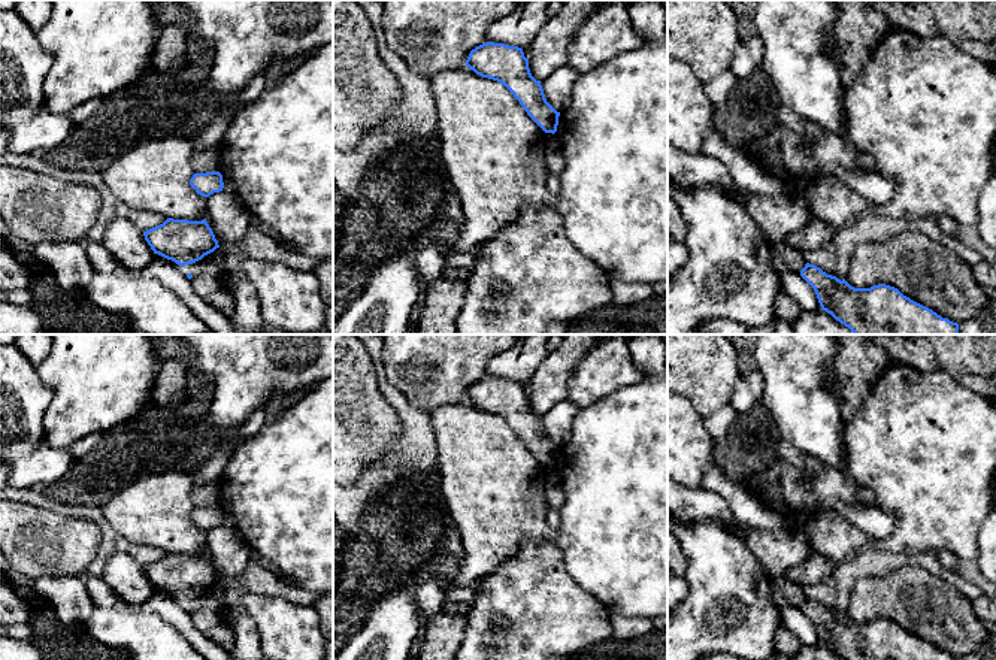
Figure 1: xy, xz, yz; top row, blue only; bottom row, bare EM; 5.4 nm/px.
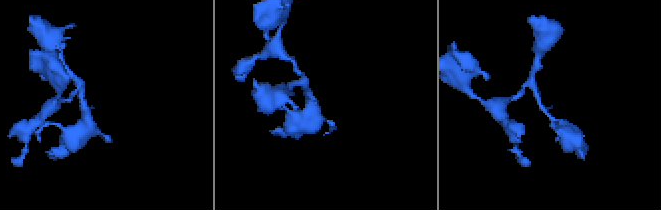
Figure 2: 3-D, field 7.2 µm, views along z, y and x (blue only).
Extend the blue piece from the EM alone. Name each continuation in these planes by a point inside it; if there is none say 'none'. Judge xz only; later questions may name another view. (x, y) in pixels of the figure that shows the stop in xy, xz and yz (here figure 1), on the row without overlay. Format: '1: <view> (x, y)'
none

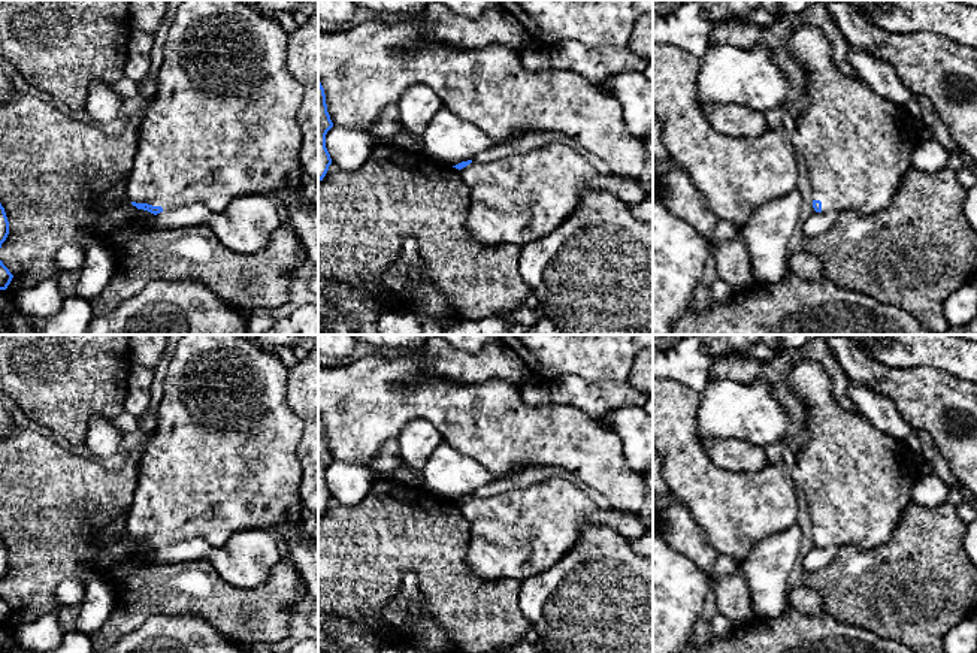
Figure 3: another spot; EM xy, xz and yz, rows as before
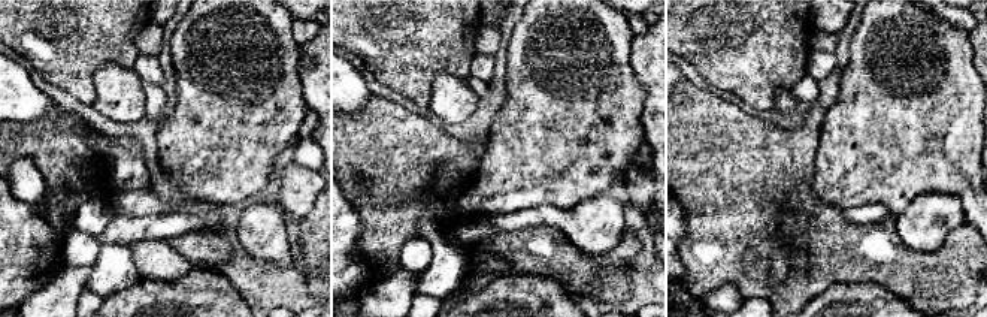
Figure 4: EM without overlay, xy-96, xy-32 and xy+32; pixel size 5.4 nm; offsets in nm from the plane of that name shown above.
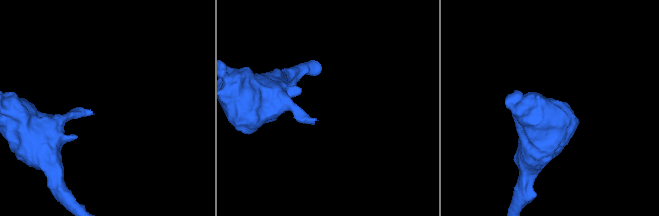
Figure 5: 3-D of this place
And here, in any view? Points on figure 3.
1: xy (223, 459)

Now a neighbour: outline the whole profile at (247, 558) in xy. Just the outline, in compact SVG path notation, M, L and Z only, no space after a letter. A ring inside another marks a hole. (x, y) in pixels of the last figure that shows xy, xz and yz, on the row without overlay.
M264 529L239 532L221 545L211 547L203 539L163 545L151 554L157 563L208 560L220 577L239 589L254 589L264 583L281 560L279 538Z

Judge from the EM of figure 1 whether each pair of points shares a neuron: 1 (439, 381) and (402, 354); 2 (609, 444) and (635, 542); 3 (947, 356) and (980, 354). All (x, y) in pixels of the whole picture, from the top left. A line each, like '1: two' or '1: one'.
1: one
2: one
3: one

